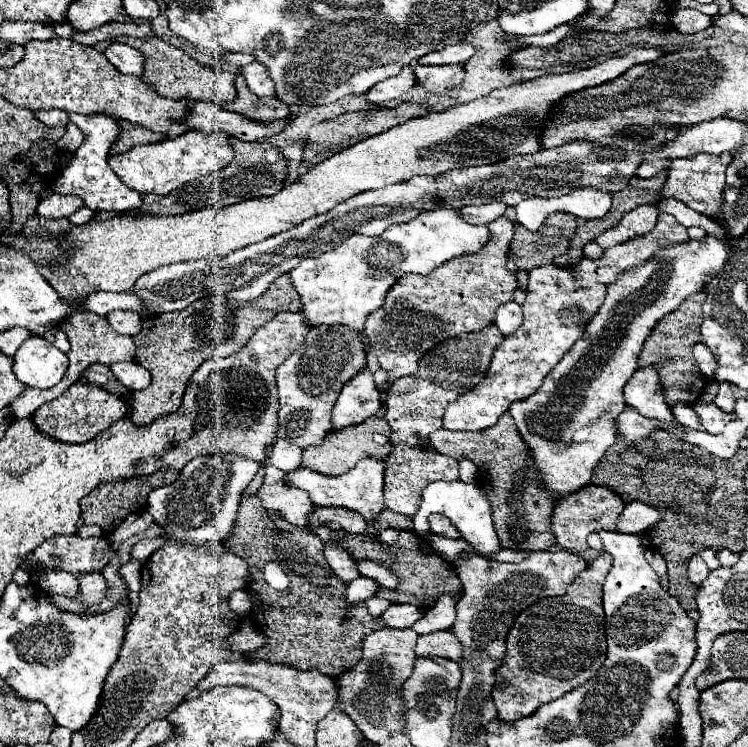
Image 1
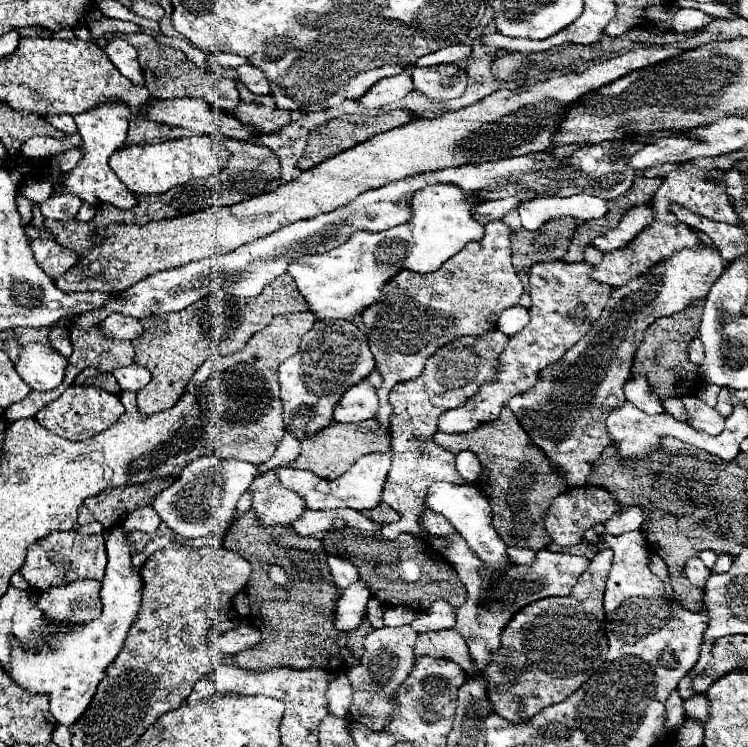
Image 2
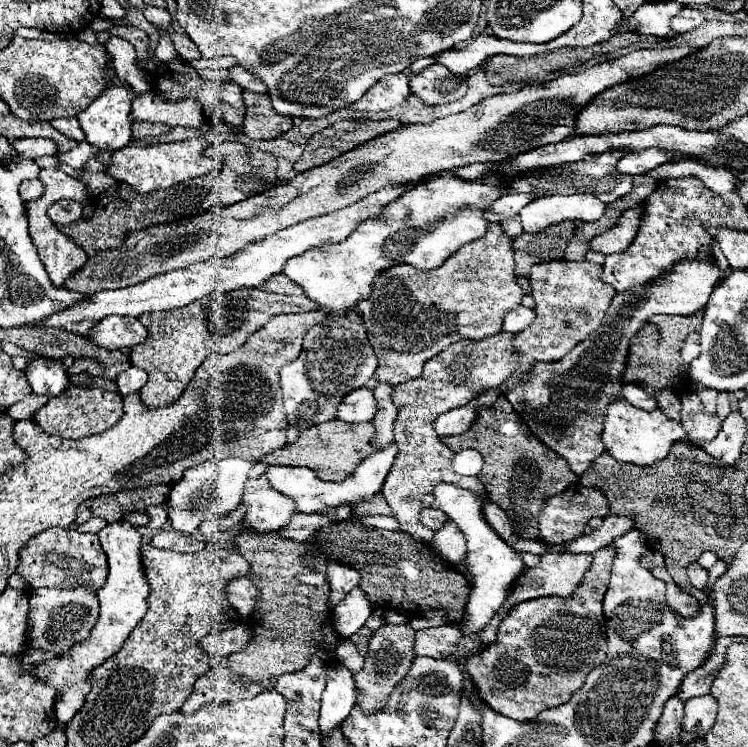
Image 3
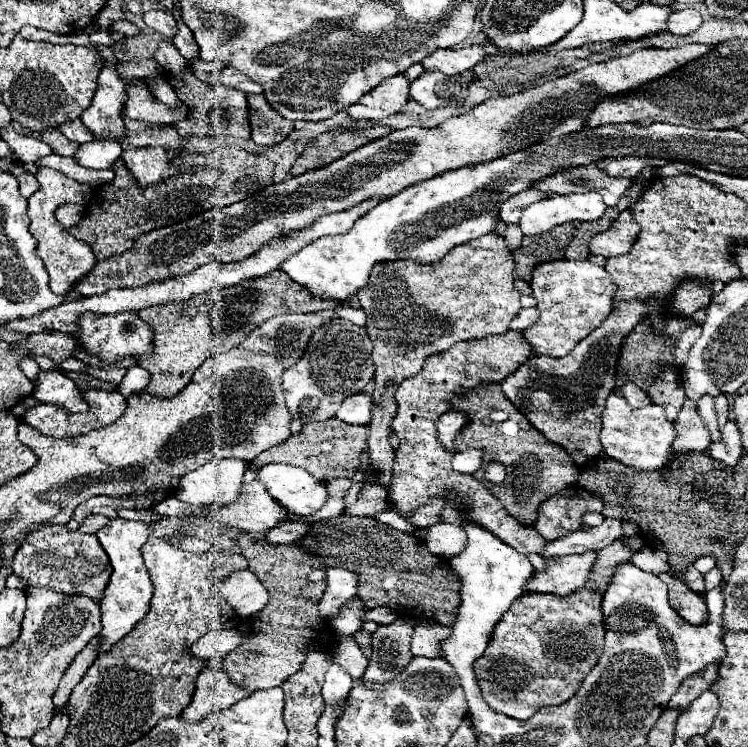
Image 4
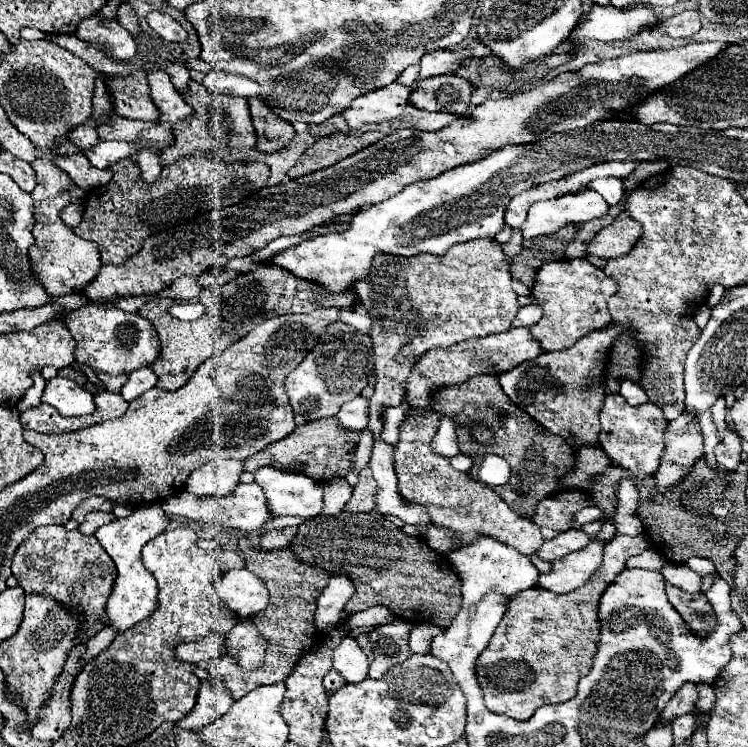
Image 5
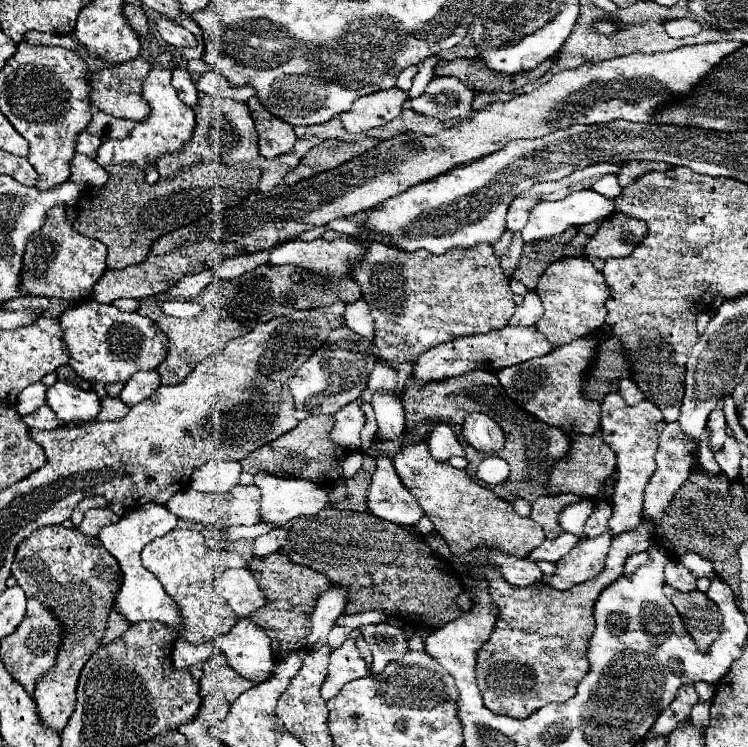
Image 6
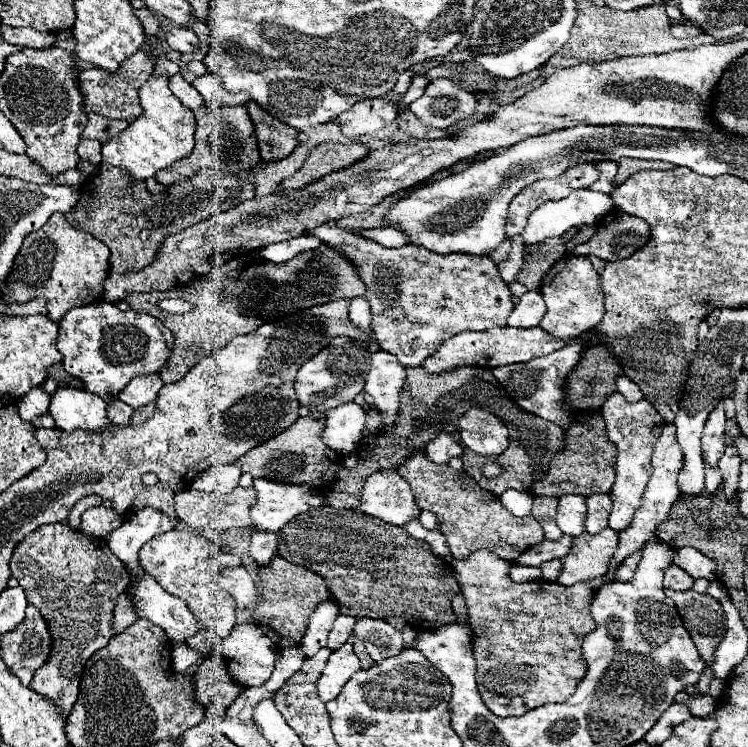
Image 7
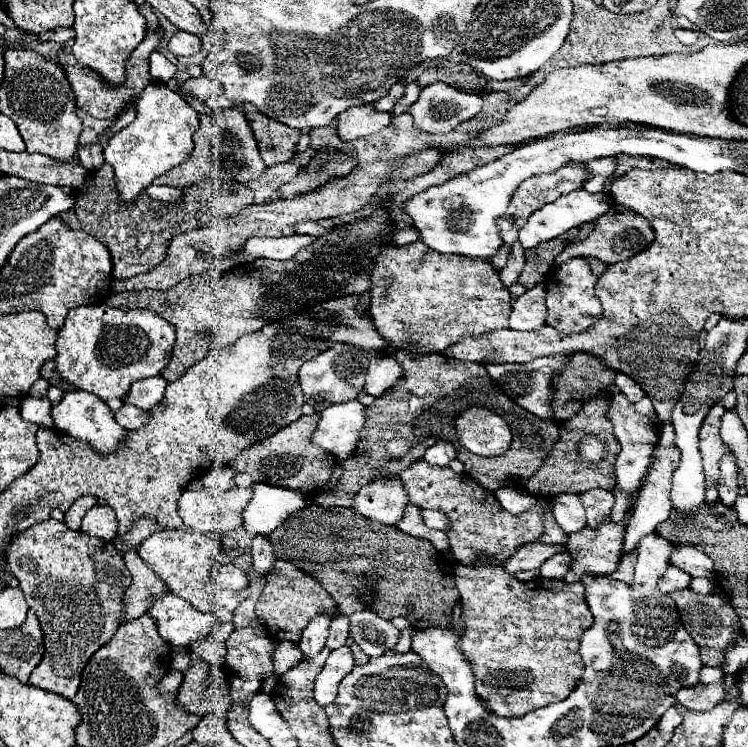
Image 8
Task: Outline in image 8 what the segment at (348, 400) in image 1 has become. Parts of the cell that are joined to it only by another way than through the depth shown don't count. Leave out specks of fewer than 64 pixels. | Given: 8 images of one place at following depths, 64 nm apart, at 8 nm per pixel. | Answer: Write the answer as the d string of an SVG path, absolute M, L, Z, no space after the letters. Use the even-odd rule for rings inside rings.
M358 400L332 404L320 412L312 444L334 454L336 458L348 458L356 450L362 426L364 406Z

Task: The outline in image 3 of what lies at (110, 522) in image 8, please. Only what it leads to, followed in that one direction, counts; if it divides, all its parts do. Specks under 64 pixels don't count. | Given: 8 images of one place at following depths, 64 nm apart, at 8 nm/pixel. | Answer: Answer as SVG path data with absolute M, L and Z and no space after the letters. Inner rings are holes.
M90 518L88 522L78 526L78 532L100 532L106 526L104 518Z

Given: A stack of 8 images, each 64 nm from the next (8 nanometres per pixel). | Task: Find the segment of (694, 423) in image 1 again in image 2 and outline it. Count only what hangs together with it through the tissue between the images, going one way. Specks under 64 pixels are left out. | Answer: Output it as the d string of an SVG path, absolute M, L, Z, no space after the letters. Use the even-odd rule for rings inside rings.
M664 398L662 400L662 406L668 414L672 414L676 420L682 420L686 422L686 412L684 412L684 404L678 400L678 398Z

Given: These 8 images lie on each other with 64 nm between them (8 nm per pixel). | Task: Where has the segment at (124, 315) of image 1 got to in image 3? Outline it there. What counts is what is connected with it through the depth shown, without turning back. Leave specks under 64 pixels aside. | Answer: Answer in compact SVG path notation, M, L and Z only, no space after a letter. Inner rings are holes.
M108 316L88 330L88 340L104 350L132 350L148 338L146 326L132 316Z

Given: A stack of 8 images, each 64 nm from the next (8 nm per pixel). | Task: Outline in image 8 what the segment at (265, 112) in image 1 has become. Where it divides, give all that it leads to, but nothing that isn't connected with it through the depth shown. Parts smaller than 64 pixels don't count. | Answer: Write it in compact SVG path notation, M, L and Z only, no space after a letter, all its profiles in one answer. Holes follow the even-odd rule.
M244 106L242 110L254 132L260 156L266 162L266 166L276 166L292 160L302 132L260 114L254 106Z

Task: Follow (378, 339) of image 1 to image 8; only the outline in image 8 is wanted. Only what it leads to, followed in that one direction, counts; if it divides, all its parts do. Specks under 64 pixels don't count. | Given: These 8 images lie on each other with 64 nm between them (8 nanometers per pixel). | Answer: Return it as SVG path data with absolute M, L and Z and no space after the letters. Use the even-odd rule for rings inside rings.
M312 220L298 222L298 224L294 226L294 230L300 232L300 234L310 234L310 236L314 236L314 238L318 238L318 234L326 234L326 232L328 232L324 226L320 226L318 222L312 222ZM414 242L414 244L406 244L400 248L386 248L376 256L376 264L372 270L372 288L370 288L370 316L378 328L378 332L382 336L386 336L394 348L406 348L410 350L412 356L420 356L420 354L428 354L428 352L444 352L448 346L464 340L466 336L478 338L482 334L490 334L494 330L502 330L508 328L508 316L510 316L510 292L508 288L502 286L498 272L494 270L494 266L488 260L480 260L480 258L464 258L460 254L440 254L432 248L428 248L424 242ZM382 478L364 486L354 496L352 510L380 524L396 524L406 504L408 504L408 494L400 478L394 478L394 480Z

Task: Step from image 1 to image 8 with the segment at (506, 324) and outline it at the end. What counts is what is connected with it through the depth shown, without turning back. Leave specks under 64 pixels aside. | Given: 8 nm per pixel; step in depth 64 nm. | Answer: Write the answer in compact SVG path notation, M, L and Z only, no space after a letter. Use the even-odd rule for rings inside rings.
M540 282L516 298L510 314L512 330L536 330L546 324L546 286Z

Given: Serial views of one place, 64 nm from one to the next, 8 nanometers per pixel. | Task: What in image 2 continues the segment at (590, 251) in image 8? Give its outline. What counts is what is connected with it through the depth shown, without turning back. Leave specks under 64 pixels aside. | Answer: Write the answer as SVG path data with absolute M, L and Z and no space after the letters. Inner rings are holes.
M648 204L644 206L634 206L632 210L628 210L620 224L612 230L608 230L606 234L598 236L592 240L592 246L598 248L600 252L614 252L620 250L624 246L628 246L648 224L652 222L652 210Z

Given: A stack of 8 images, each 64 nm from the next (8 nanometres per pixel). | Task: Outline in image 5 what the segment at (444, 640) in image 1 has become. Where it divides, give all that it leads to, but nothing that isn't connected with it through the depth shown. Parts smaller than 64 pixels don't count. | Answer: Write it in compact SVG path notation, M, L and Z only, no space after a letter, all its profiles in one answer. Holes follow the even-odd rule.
M646 534L638 536L616 536L612 542L606 544L604 548L604 564L588 580L584 586L576 588L574 592L568 594L554 594L550 590L544 590L540 586L528 588L524 592L518 592L508 600L504 618L500 620L494 636L490 638L486 650L478 656L476 662L476 676L478 684L484 692L484 702L486 708L494 714L504 714L516 720L528 720L540 706L544 704L560 704L576 696L576 686L582 676L586 676L592 668L592 656L596 652L596 642L600 634L600 624L598 624L598 600L602 592L610 586L610 582L616 580L616 576L624 570L626 560L632 554L640 554L646 550L648 538ZM428 622L416 624L410 632L410 650L416 654L428 654L430 652L430 640L442 632L443 629L428 624Z

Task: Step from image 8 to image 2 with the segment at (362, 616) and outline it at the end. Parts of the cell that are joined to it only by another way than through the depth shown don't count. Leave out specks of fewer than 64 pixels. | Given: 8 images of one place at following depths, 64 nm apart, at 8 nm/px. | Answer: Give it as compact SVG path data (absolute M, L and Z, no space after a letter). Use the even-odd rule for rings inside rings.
M398 626L398 628L380 628L366 636L364 642L364 656L360 658L360 666L348 670L348 678L354 688L354 702L350 706L350 716L372 726L372 730L384 728L388 718L394 714L394 694L396 688L406 680L414 666L414 642L416 632L412 626Z

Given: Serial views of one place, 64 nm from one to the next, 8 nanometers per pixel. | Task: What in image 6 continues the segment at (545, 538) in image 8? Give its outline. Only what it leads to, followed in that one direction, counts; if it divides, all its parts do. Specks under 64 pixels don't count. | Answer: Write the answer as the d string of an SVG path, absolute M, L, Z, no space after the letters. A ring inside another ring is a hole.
M560 494L560 496L540 496L536 502L532 504L531 518L536 520L546 538L558 538L562 534L562 528L558 524L560 512L566 507L566 504L574 502L574 500L580 500L576 498L574 494Z

